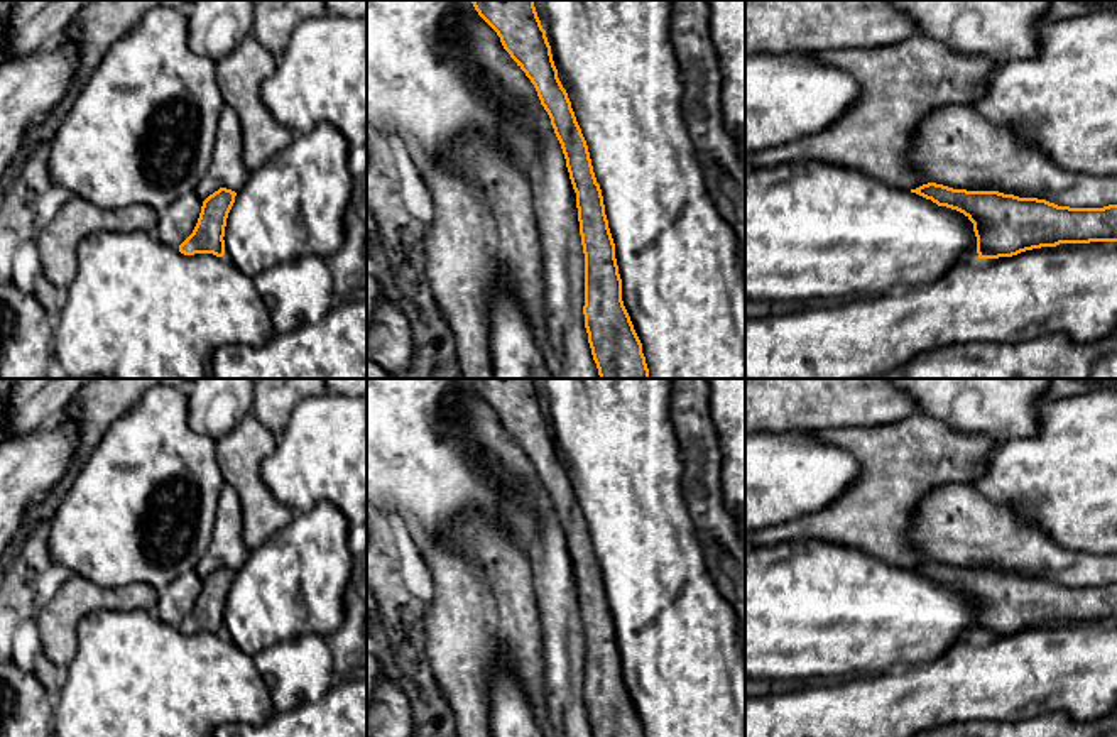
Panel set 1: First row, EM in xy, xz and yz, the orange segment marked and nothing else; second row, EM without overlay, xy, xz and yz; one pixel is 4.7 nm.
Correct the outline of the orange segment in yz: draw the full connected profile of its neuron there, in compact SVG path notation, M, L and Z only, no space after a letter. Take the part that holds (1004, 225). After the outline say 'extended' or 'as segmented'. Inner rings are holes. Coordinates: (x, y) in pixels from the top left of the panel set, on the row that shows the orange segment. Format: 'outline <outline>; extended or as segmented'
outline M936 183L911 193L963 213L973 223L978 259L1012 257L1060 243L1117 242L1117 205L1070 208L1038 198L953 189Z; as segmented

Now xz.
outline M470 0L478 15L497 32L504 49L534 85L541 105L551 118L561 144L573 189L580 235L585 254L585 328L600 379L649 379L642 343L622 301L622 279L615 259L615 243L608 228L600 184L597 183L586 140L576 122L571 101L553 61L546 30L537 17L534 0Z; as segmented

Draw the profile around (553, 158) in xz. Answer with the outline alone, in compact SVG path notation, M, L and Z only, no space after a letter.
M546 112L534 208L541 238L544 313L556 379L600 379L585 328L585 254L576 193Z

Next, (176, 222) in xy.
M196 193L179 196L174 203L159 211L155 237L162 243L179 248L179 245L193 233L201 206L203 201Z

